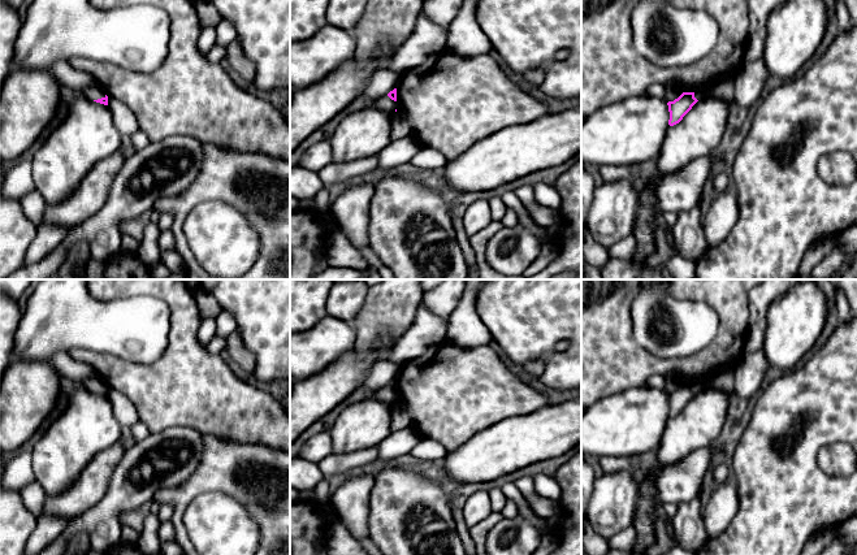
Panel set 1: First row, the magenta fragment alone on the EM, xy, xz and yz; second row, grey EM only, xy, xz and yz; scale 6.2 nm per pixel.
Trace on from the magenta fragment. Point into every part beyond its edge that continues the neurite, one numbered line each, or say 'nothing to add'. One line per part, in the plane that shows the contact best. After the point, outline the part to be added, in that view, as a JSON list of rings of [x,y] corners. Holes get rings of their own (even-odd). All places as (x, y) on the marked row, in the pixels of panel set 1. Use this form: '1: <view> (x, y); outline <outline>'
1: xy (94, 91); outline [[[96,82],[94,84],[86,87],[83,90],[83,95],[86,97],[88,97],[90,100],[98,100],[98,99],[105,97],[104,91]]]

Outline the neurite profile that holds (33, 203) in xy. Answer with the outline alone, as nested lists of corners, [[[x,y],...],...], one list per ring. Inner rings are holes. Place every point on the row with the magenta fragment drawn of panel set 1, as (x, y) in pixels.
[[[36,188],[26,194],[21,200],[25,216],[35,225],[43,222],[46,201]]]

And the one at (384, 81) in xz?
[[[390,69],[377,70],[363,91],[363,96],[371,101],[376,101],[382,96],[388,96],[393,91],[399,81],[399,75]]]

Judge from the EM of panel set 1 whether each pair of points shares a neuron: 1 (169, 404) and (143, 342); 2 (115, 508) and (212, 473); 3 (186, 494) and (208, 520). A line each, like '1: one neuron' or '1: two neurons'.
1: two neurons
2: two neurons
3: two neurons

